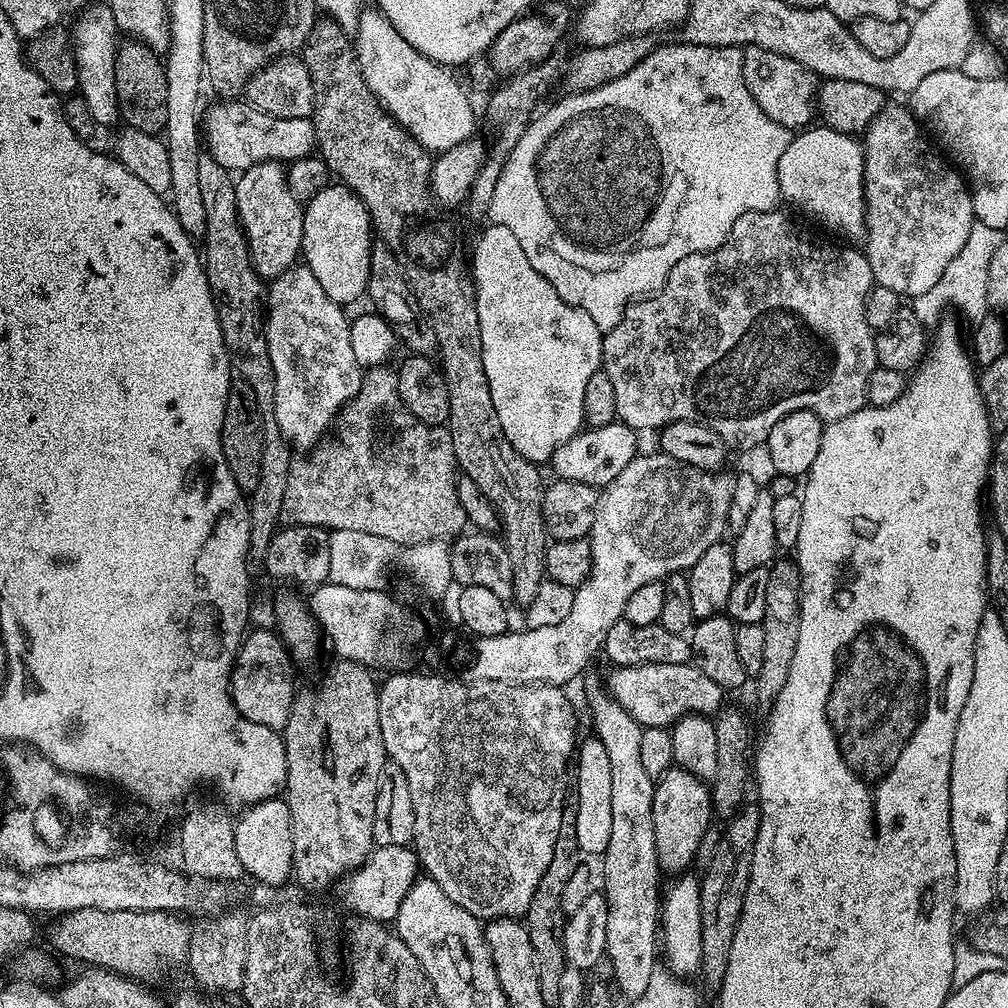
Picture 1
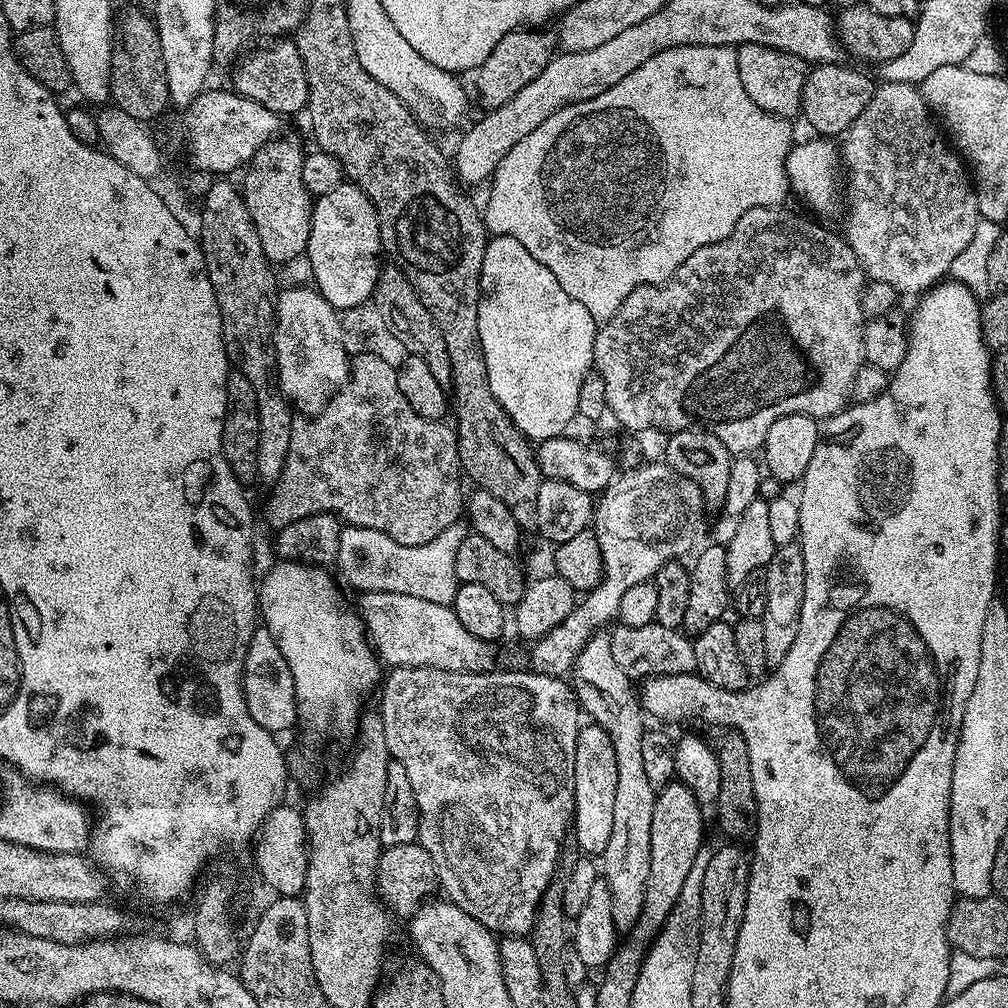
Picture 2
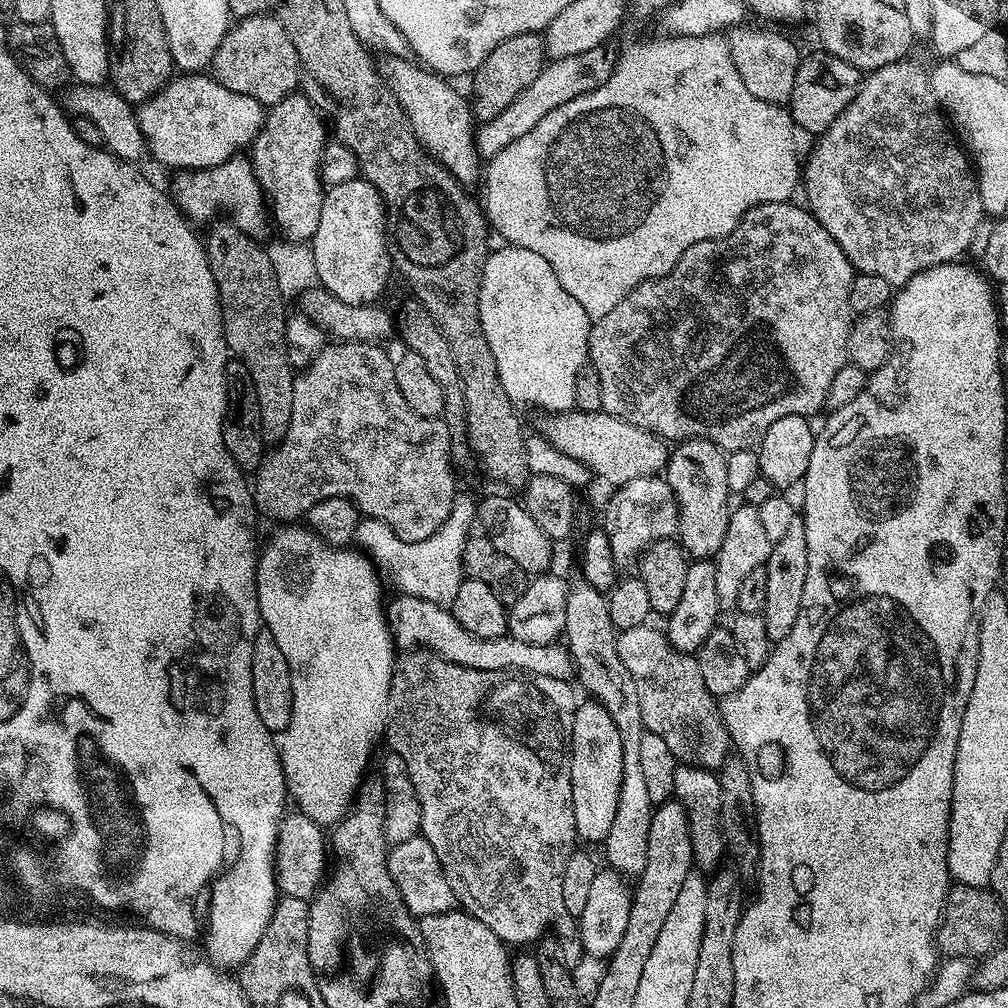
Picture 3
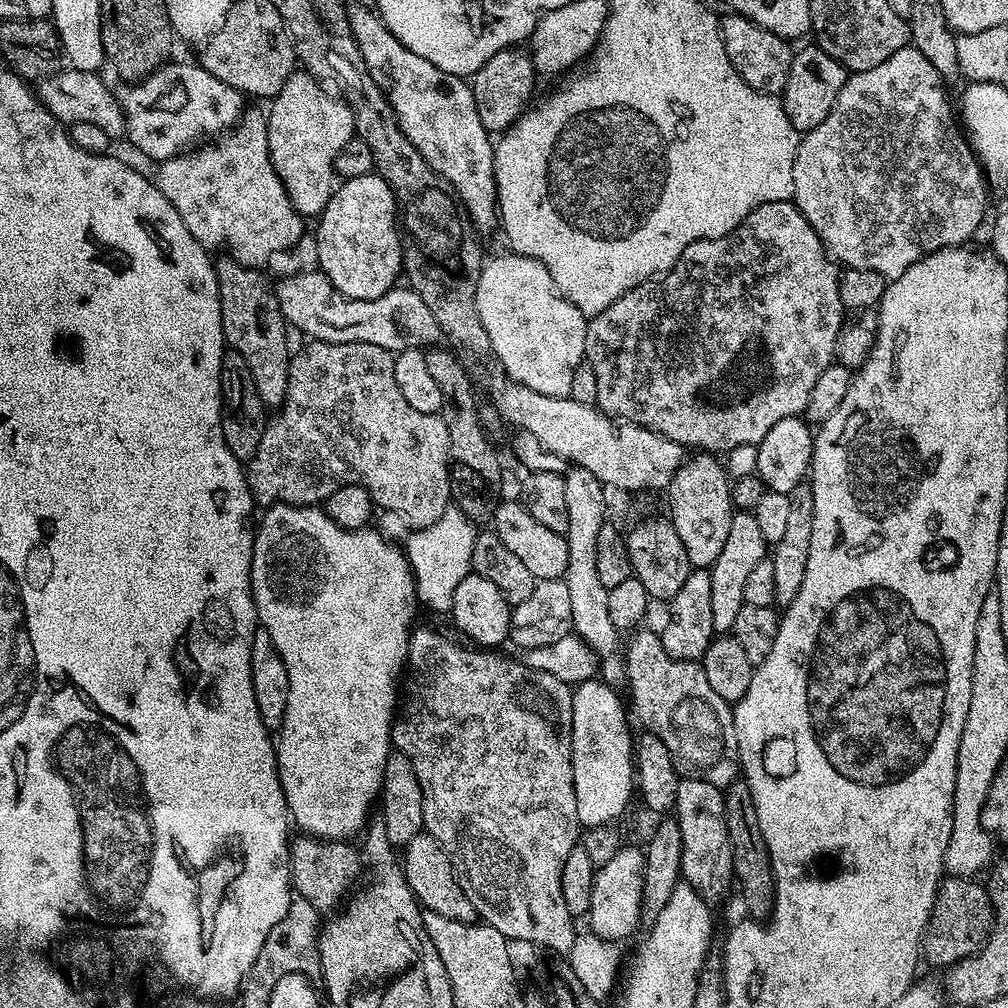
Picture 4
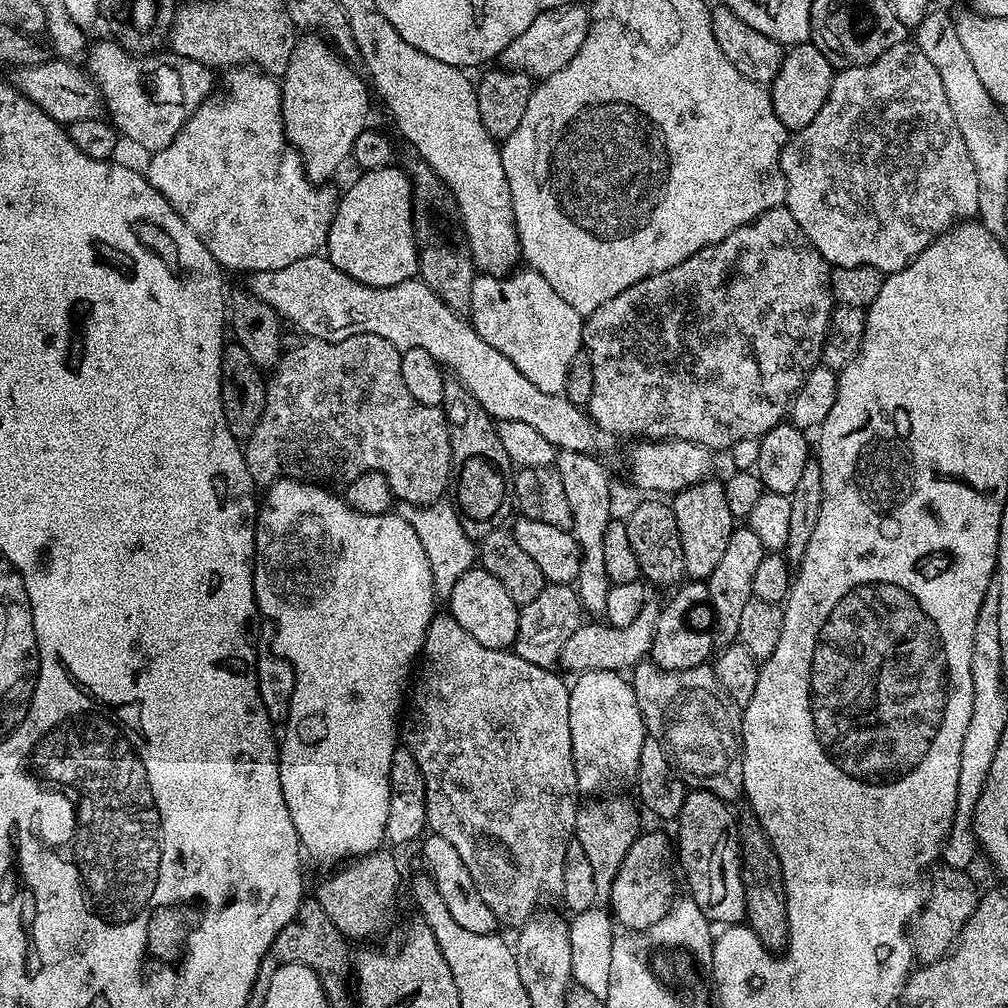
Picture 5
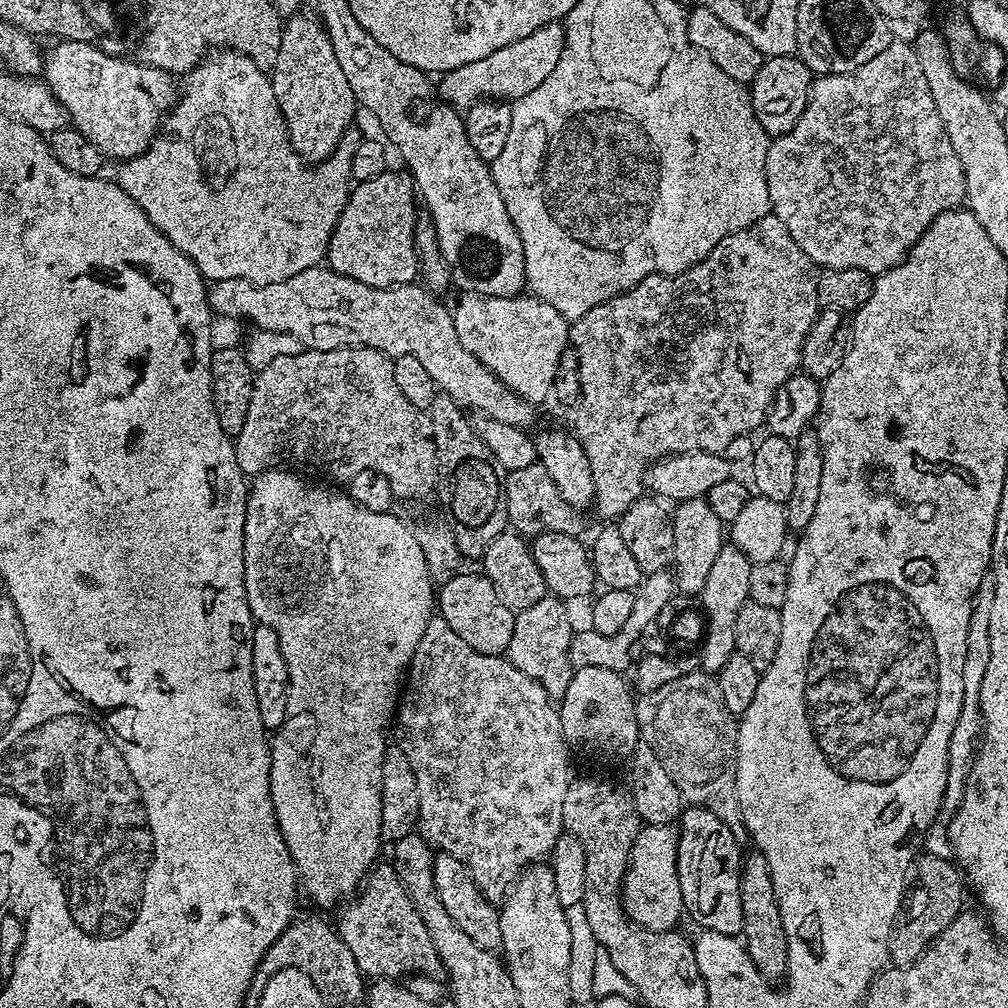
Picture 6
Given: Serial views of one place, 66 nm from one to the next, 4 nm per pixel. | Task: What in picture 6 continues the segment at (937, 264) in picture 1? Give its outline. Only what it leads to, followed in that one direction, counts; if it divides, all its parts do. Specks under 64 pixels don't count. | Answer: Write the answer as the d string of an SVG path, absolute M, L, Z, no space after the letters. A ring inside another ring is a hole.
M894 42L878 58L870 58L853 72L833 71L832 76L824 76L815 81L812 95L808 98L808 106L802 118L794 122L788 132L781 132L768 145L766 170L768 174L768 189L772 195L772 203L801 233L805 232L818 247L832 256L837 256L839 263L844 266L867 268L876 274L883 274L895 264L900 263L908 252L920 240L920 235L931 226L934 218L944 212L955 209L956 204L965 199L964 166L954 146L950 142L948 127L944 124L944 115L936 104L936 95L930 90L930 82L922 70L922 62L915 47L908 42Z

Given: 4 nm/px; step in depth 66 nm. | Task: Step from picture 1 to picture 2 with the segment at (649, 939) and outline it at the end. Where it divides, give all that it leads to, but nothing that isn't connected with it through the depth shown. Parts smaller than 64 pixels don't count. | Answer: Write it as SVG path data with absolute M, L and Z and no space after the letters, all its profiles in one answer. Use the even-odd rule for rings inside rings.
M597 633L579 652L570 673L570 687L591 723L610 734L618 766L618 787L614 793L614 827L602 857L602 878L608 883L617 933L627 933L638 922L646 898L646 878L650 878L650 821L658 791L646 778L642 763L642 734L646 713L640 706L633 677L618 666L610 651L609 635Z

